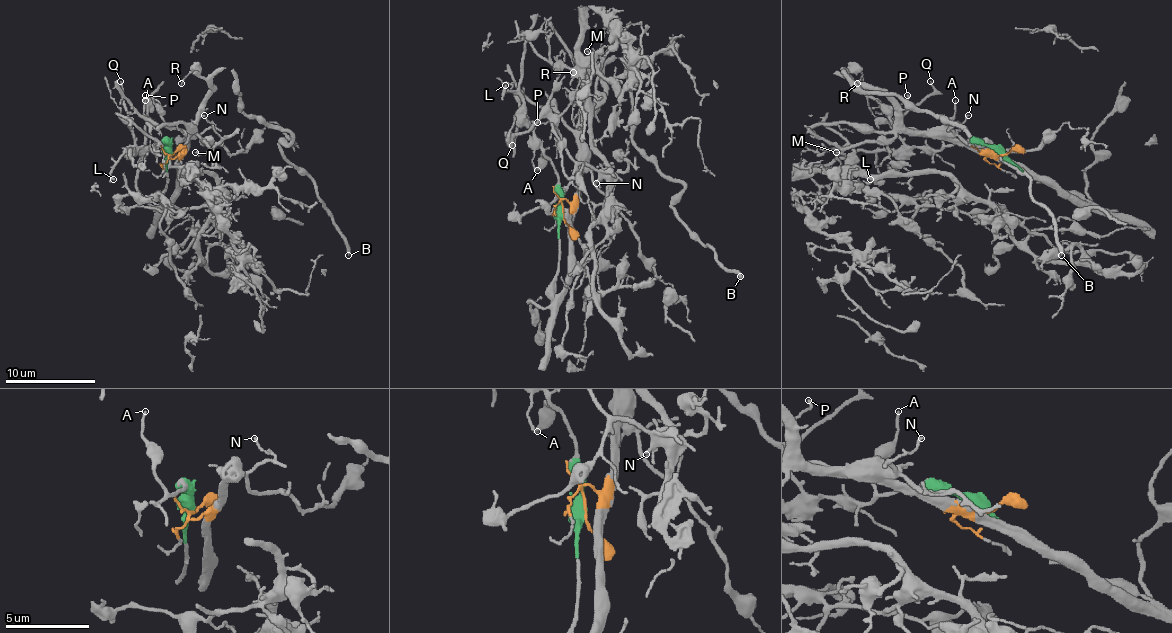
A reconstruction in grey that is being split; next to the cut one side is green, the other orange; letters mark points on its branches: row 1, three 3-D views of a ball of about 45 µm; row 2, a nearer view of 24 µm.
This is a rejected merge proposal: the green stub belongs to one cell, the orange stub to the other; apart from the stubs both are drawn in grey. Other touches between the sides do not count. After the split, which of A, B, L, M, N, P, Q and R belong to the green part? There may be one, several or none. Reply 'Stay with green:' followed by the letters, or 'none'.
Stay with green: A, L, Q

